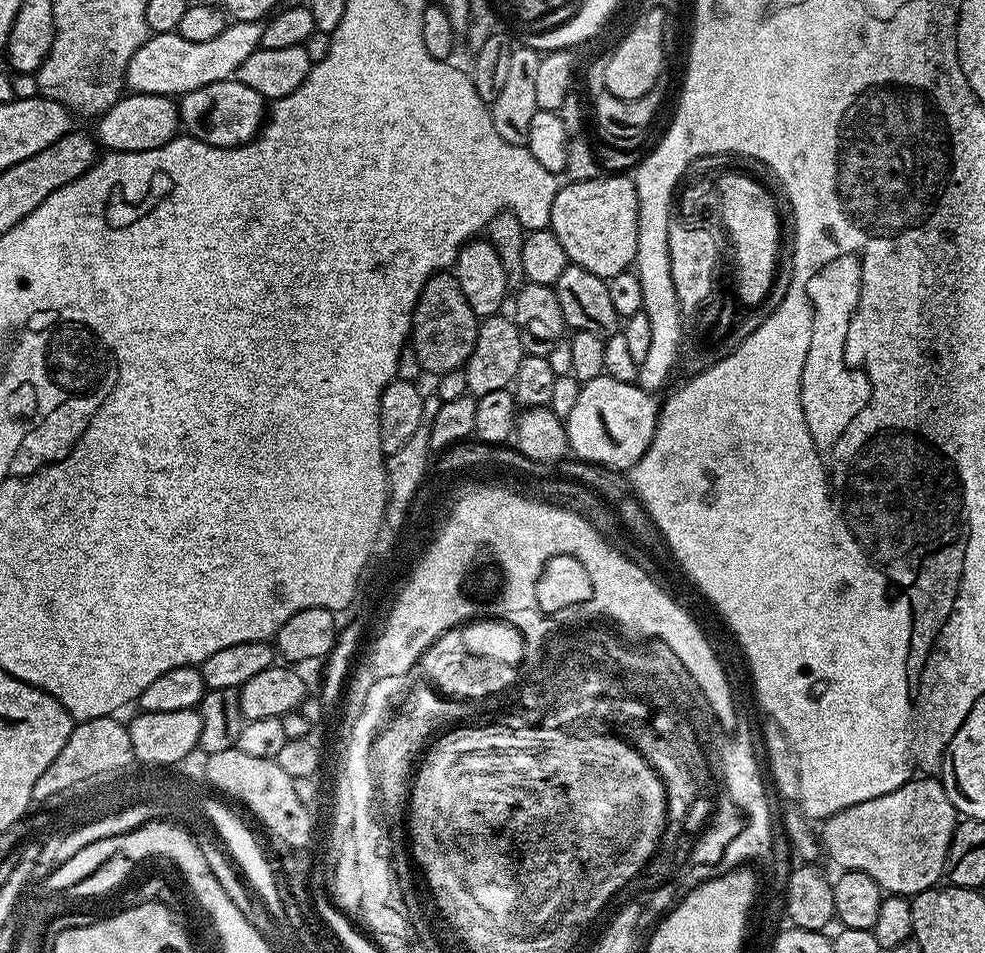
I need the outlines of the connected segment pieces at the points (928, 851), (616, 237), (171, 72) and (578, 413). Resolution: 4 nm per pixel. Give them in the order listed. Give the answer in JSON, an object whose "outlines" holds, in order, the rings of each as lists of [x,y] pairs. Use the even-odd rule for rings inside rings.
{"outlines":[[[[920,779],[908,780],[898,786],[898,790],[890,790],[890,794],[858,802],[858,806],[836,812],[823,821],[821,828],[824,829],[819,829],[818,836],[823,851],[837,864],[837,869],[866,874],[874,878],[874,882],[885,893],[893,896],[911,898],[941,883],[946,854],[950,850],[952,835],[958,823],[958,813],[939,779]]],[[[600,174],[597,180],[565,183],[554,198],[550,227],[558,242],[562,242],[562,250],[566,250],[569,261],[590,270],[590,274],[607,278],[629,271],[638,250],[638,194],[635,183],[624,174]]],[[[236,20],[225,25],[222,34],[205,42],[193,42],[177,32],[153,33],[134,52],[125,72],[127,87],[160,96],[181,96],[199,87],[231,79],[238,68],[260,47],[264,25],[256,20]]],[[[602,375],[582,385],[575,404],[566,419],[568,447],[571,455],[591,464],[604,464],[607,468],[631,470],[646,454],[654,438],[656,419],[661,405],[656,404],[653,393],[639,383],[618,382],[618,378]]]]}

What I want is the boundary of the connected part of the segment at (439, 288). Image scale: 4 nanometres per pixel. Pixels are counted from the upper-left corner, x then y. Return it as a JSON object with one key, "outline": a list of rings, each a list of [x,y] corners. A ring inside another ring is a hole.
{"outline":[[[439,272],[431,276],[415,304],[410,337],[410,347],[415,350],[423,373],[439,378],[463,367],[473,353],[479,321],[453,273]]]}

